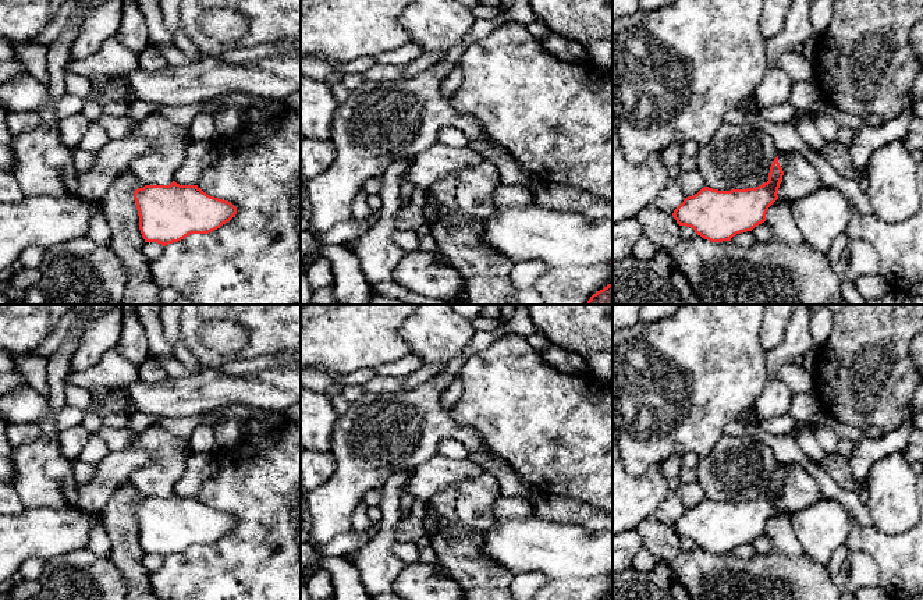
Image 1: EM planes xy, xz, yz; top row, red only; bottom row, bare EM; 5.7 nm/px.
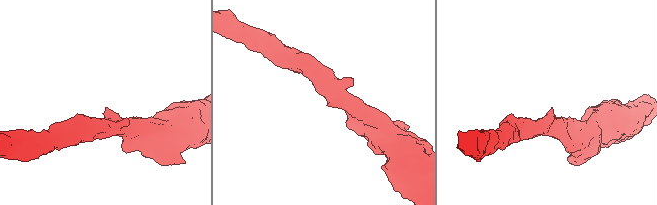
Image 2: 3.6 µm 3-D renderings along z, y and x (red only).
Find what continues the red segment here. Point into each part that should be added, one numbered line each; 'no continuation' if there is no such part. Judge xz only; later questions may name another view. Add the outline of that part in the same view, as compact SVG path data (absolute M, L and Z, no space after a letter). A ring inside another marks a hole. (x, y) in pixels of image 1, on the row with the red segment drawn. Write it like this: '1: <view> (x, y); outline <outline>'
no continuation

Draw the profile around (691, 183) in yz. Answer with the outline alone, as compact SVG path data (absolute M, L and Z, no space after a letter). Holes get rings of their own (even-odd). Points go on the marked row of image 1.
M696 168L692 171L681 173L677 180L685 198L693 196L702 188L704 188L704 180Z

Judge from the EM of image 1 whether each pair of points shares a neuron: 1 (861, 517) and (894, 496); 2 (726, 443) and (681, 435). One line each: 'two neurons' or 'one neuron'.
1: two neurons
2: two neurons

